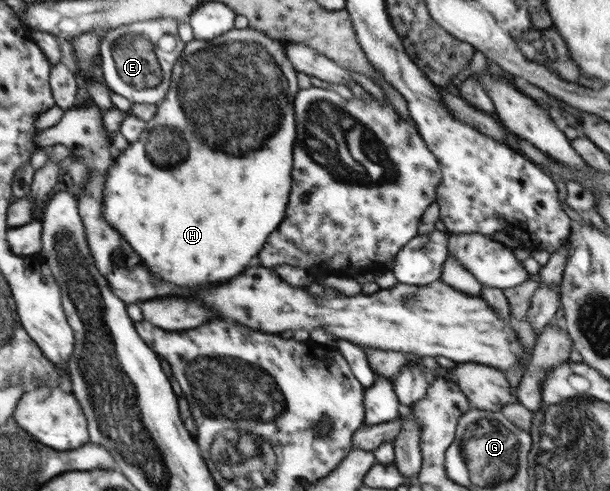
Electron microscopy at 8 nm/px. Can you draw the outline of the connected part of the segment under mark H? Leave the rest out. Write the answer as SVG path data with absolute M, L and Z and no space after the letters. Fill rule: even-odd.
M234 27L226 34L217 36L212 40L197 41L193 39L185 44L180 58L173 66L170 88L165 93L164 100L157 104L156 114L147 121L147 127L142 132L142 136L138 140L129 143L128 147L115 158L114 164L109 168L103 188L104 218L134 248L137 255L144 260L144 264L150 269L152 276L156 274L158 278L164 278L168 282L176 284L176 288L182 286L186 290L196 288L196 286L210 286L210 284L226 282L230 278L234 278L236 274L245 271L250 260L259 254L259 251L266 244L266 240L284 220L292 186L293 148L294 140L296 140L293 102L296 93L300 89L296 79L297 74L293 64L286 56L281 41L274 40L249 27L244 29ZM204 132L206 132L206 140L208 140L206 144L210 144L210 146L216 144L220 148L202 148L200 144L194 144L194 140L198 140L198 136L204 138ZM236 132L256 132L256 134L244 134L244 136L240 134L242 146L234 146Z

